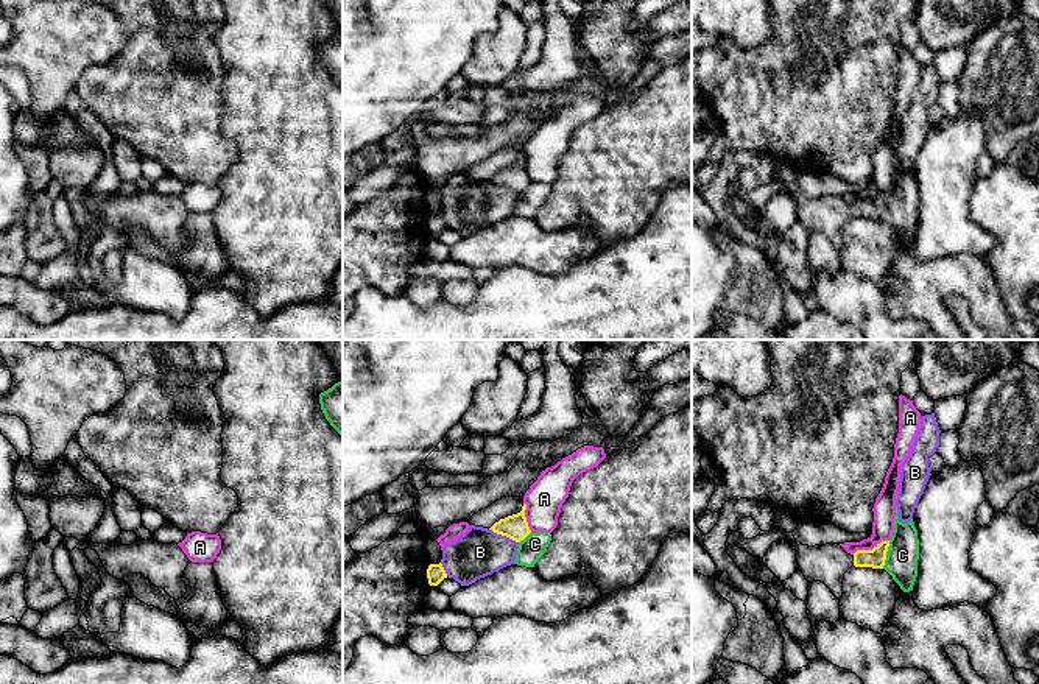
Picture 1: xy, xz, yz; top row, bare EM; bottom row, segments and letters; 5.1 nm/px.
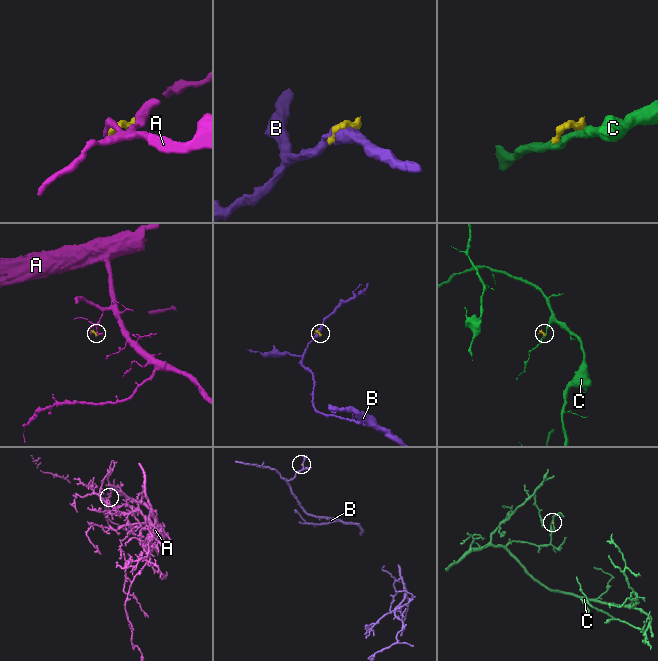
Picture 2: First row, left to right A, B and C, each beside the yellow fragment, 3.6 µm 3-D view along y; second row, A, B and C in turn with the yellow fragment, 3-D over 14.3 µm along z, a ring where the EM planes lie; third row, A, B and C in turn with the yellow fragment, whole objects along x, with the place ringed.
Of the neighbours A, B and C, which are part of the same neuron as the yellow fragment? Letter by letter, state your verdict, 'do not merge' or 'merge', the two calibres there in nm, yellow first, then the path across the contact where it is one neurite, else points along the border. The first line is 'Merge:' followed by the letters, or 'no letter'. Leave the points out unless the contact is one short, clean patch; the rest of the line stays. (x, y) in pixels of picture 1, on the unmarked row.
Merge: no letter
A: do not merge | 100/110 nm
B: do not merge | 130/260 nm
C: do not merge | 100/170 nm | along yz (890, 192), (882, 218)

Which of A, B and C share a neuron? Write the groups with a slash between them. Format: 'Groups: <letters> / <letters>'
Groups: A / B / C

